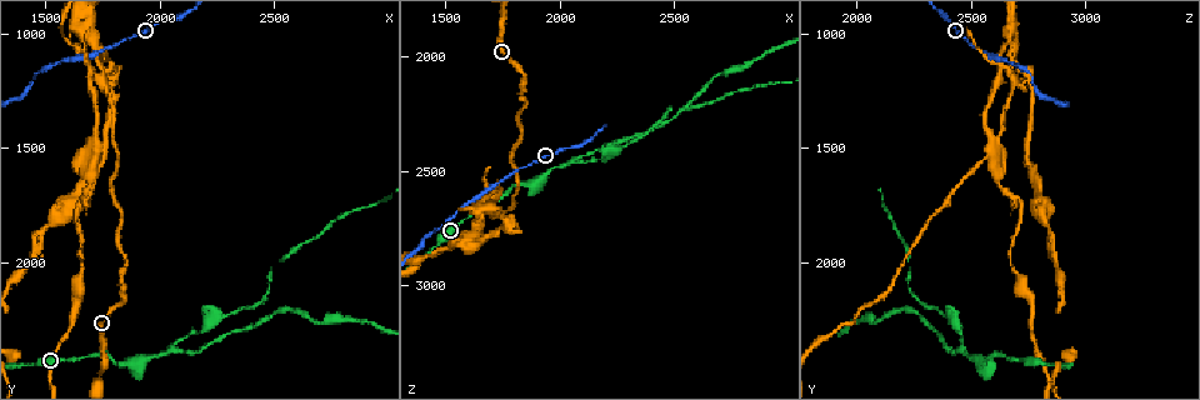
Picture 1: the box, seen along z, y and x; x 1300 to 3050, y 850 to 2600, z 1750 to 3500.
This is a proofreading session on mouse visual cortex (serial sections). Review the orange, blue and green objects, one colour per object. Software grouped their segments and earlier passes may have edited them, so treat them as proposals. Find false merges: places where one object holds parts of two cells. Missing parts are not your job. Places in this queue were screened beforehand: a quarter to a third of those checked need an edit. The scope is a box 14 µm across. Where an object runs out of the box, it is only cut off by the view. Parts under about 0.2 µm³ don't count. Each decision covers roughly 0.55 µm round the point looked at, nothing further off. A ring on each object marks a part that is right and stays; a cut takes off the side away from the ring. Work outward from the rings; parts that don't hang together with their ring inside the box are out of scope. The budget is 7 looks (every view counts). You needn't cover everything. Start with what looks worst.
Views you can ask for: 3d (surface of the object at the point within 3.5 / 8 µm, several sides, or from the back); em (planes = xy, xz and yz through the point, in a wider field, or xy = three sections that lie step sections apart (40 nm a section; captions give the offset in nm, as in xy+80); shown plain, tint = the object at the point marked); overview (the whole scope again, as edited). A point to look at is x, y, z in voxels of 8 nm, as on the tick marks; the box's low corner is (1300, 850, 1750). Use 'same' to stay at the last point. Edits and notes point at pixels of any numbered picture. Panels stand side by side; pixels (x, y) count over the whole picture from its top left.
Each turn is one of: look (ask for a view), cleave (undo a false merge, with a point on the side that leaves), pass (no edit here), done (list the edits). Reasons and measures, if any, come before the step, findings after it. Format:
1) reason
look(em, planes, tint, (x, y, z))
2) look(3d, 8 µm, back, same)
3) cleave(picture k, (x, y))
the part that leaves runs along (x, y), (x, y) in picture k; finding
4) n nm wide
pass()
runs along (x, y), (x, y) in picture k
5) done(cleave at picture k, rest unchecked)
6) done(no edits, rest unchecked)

a narrow waist
look(3d, 8 µm, (2040, 2380, 2470))

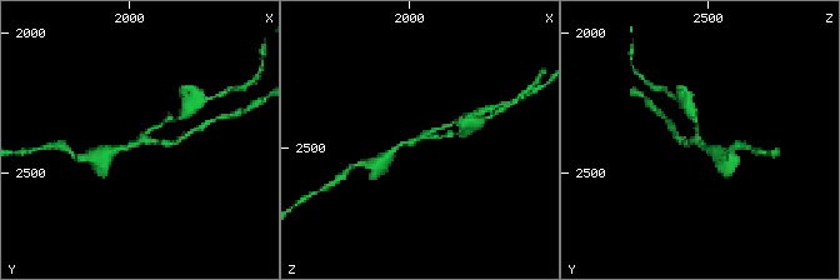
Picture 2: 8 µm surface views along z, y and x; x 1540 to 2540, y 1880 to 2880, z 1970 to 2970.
look(3d, 3.5 µm, (2030, 2400, 2460))

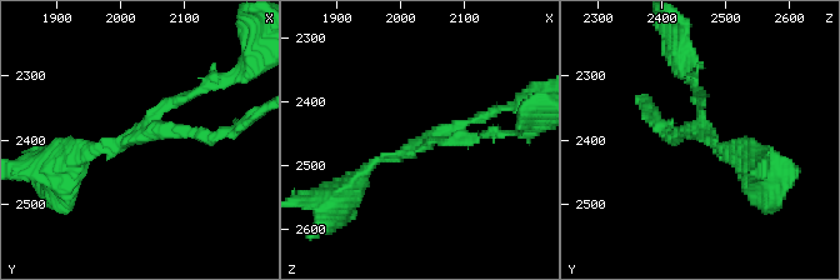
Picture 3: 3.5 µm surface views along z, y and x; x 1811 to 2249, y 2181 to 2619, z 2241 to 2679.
arms of 150, 150, 200 nm
cleave(picture 3, (203, 88))
the part that leaves runs along (165, 105), (235, 79), (261, 48) in picture 3; a second cell is stuck on

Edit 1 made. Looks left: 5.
two arms at a narrow angle
look(3d, 3.5 µm, (1740, 1230, 2680))

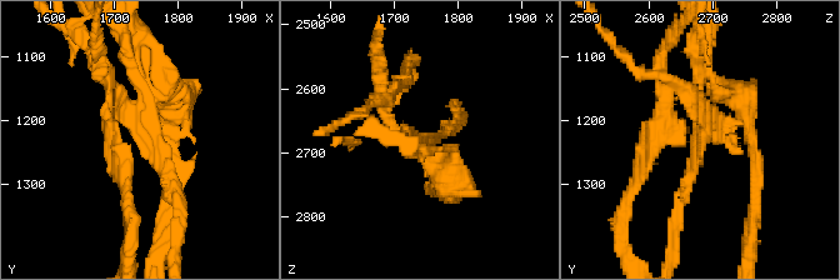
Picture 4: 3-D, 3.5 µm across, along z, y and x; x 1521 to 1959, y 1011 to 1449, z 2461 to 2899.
cleave(picture 4, (663, 86))
the part that leaves runs along (710, 129), (749, 129), (755, 205) in picture 4; two cells meet here

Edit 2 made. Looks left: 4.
look(overview)

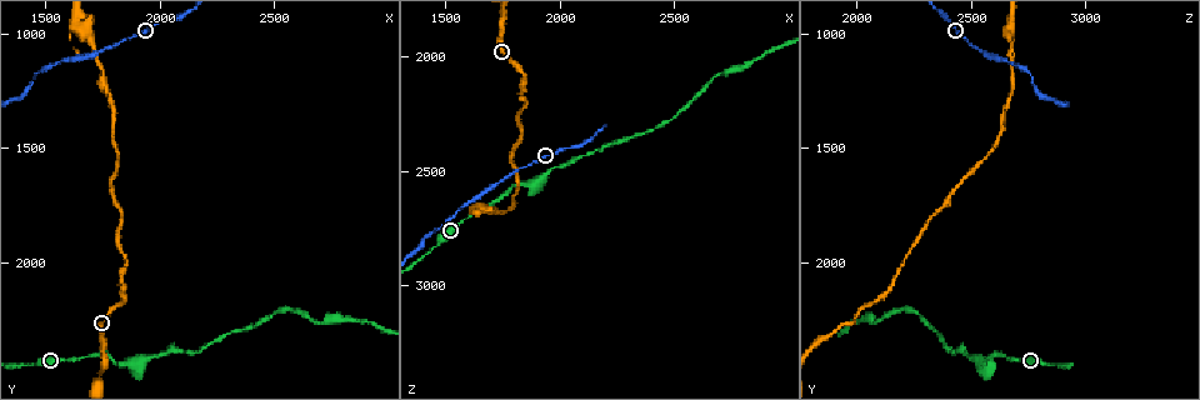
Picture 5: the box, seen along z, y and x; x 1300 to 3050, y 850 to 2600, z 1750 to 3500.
thin neck
look(3d, 8 µm, (1440, 1200, 2770))

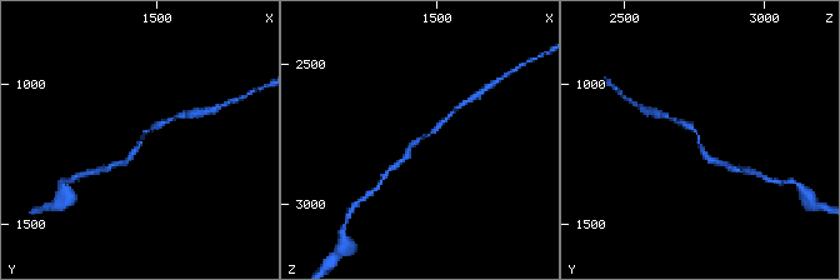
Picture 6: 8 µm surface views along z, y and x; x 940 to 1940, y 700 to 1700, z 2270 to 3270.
arms of 150, 150 nm; shape alone is not enough
look(em, xy, step 2, tint, (1450, 1210, 2760))

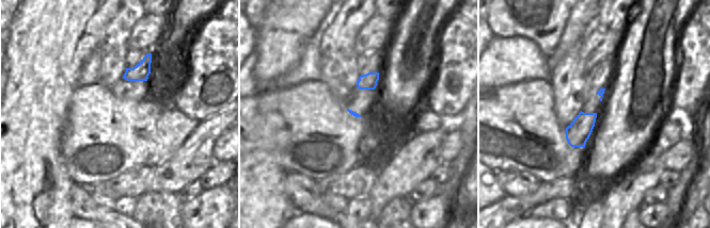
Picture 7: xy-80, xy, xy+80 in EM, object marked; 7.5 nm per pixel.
cleave(picture 6, (705, 155))
the part that leaves runs along (699, 141), (708, 159), (730, 166) in picture 6; two cells meet here

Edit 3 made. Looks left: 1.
done(cleave at picture 3, cleave at picture 4, cleave at picture 6, rest unchecked)

